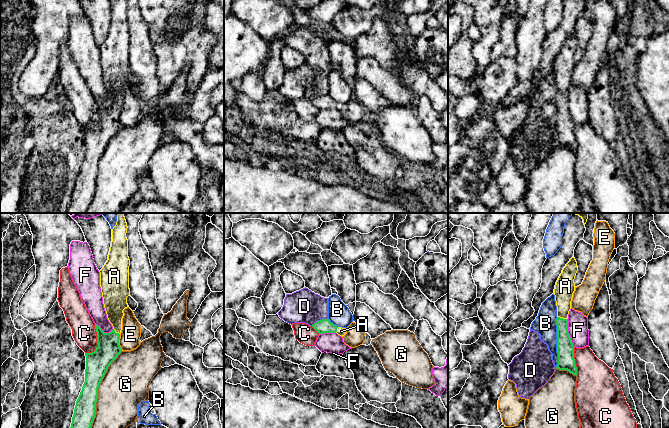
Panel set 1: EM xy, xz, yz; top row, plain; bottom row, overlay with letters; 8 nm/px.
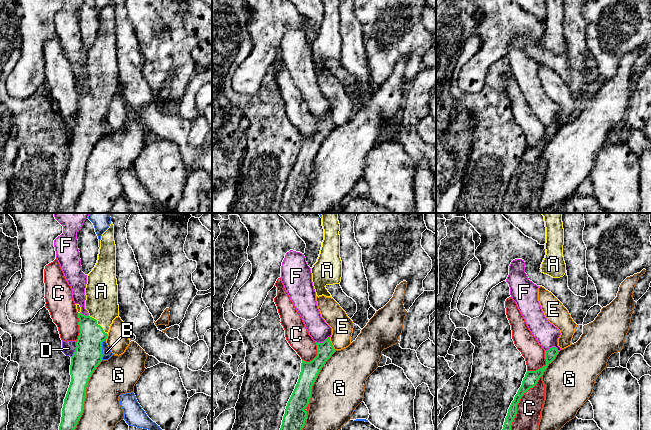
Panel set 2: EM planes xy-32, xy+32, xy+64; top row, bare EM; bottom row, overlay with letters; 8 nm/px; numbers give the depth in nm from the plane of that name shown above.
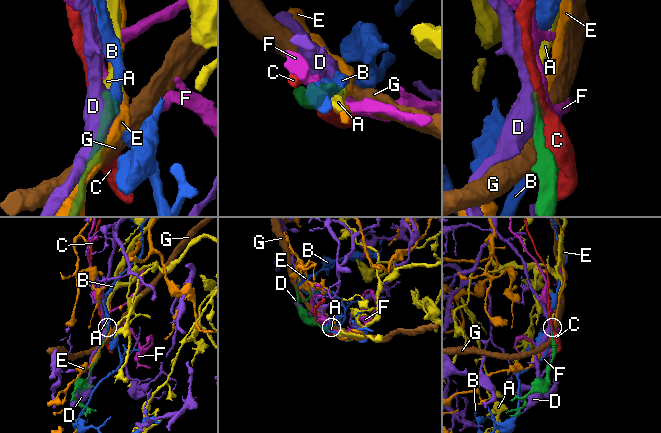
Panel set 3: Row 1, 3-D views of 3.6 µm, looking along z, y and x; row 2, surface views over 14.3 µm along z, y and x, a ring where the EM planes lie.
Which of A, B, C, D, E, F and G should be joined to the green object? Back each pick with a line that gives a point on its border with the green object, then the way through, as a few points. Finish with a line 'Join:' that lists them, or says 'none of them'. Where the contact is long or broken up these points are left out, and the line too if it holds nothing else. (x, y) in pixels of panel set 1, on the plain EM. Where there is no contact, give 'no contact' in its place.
A: yz (562, 94) | across yz (565, 125), (562, 111), (562, 94), (563, 67), (565, 63)
Join: A

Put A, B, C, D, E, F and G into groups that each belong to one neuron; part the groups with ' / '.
A / B / C / D / E / F / G

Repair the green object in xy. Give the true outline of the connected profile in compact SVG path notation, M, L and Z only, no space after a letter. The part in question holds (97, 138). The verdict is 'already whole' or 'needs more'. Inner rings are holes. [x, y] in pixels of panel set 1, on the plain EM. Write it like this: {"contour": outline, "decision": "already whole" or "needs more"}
{"contour": "M116 0L112 5L112 18L108 36L100 48L103 80L113 105L109 109L95 101L97 119L95 127L85 129L85 158L76 177L71 203L66 213L86 213L96 191L99 161L109 141L122 128L119 121L123 86L128 82L129 65L127 0Z", "decision": "needs more"}

